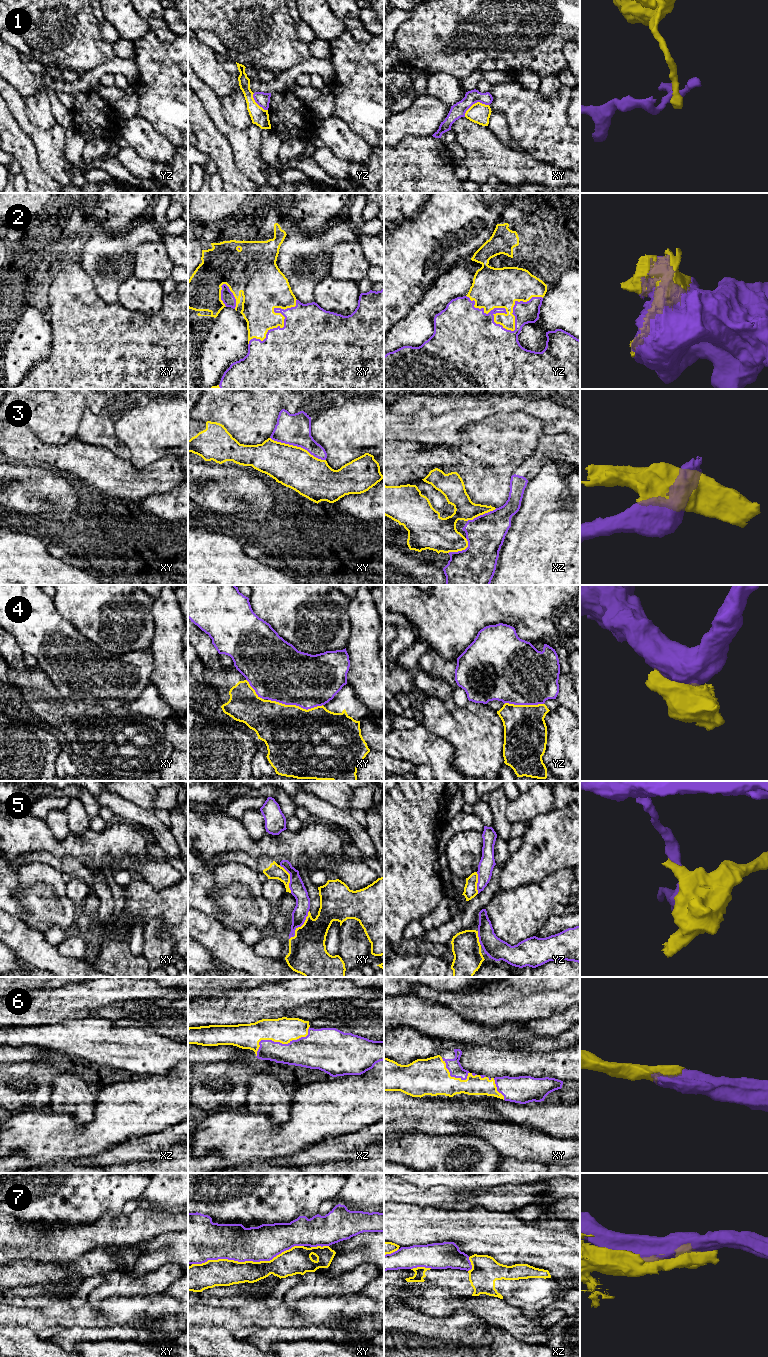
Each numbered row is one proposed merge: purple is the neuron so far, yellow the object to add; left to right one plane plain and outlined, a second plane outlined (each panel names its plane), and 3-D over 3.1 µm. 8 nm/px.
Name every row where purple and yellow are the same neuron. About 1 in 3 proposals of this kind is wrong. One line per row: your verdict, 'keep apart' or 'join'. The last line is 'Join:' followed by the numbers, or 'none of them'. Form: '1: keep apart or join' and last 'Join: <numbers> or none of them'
1: keep apart
2: join
3: keep apart
4: keep apart
5: keep apart
6: join
7: keep apart
Join: 2, 6

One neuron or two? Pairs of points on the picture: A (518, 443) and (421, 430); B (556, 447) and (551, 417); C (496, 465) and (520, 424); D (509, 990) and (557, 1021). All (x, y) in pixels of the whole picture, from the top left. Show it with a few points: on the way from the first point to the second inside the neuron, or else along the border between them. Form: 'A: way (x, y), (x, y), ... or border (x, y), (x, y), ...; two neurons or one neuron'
A: border (479, 420), (461, 430), (457, 445), (442, 445); two neurons
B: border (569, 433), (545, 434); two neurons
C: way (496, 455), (496, 450), (512, 434); one neuron
D: border (569, 1006), (549, 1016), (526, 1022); two neurons

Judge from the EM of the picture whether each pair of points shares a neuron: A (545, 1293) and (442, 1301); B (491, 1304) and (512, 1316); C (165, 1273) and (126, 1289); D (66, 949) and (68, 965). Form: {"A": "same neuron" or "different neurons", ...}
{"A": "different neurons", "B": "same neuron", "C": "same neuron", "D": "different neurons"}

